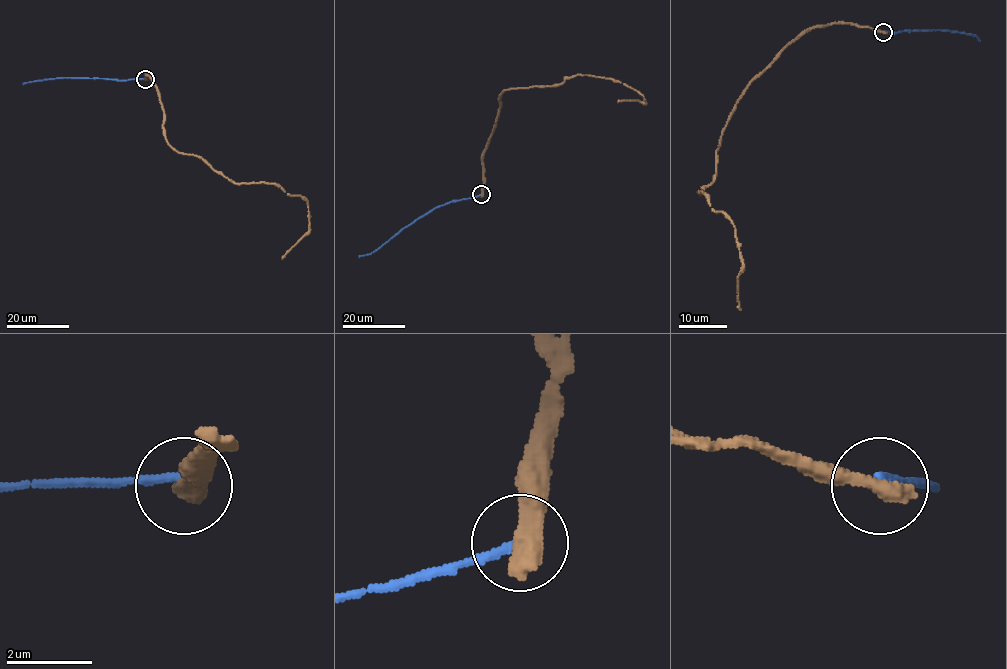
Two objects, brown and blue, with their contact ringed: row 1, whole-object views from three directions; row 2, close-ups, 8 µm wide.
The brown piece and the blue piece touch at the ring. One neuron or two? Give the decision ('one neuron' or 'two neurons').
two neurons

